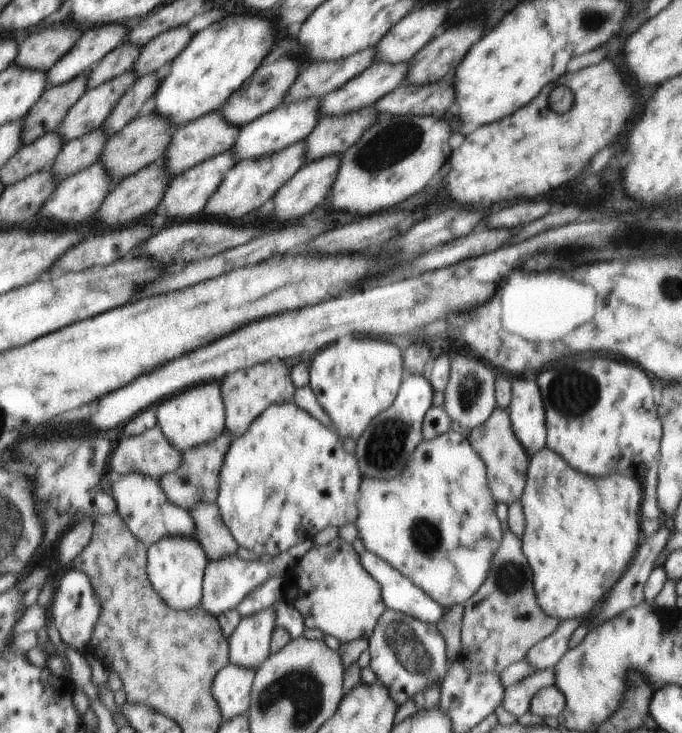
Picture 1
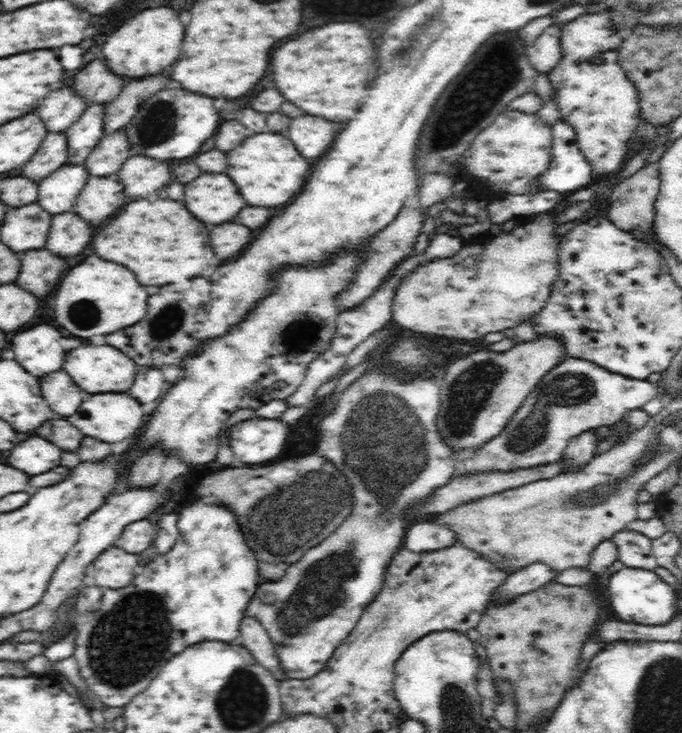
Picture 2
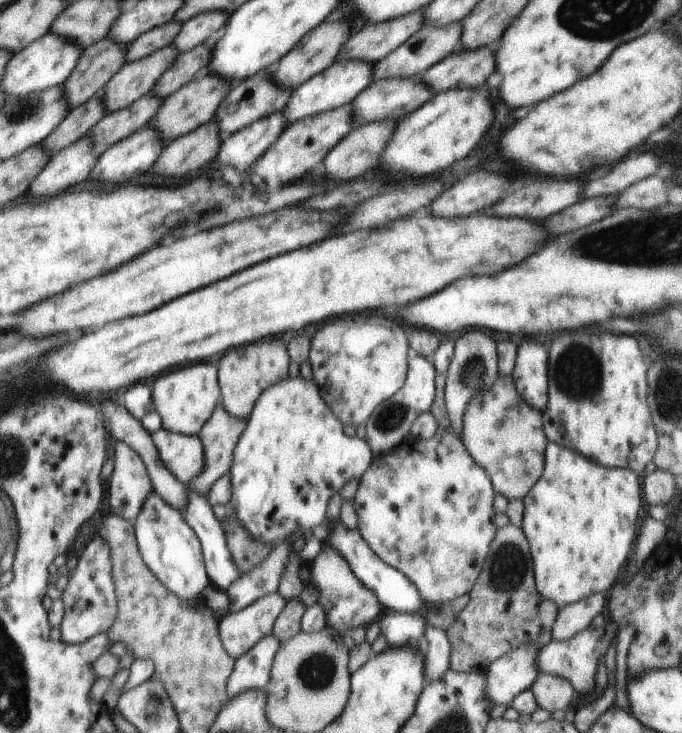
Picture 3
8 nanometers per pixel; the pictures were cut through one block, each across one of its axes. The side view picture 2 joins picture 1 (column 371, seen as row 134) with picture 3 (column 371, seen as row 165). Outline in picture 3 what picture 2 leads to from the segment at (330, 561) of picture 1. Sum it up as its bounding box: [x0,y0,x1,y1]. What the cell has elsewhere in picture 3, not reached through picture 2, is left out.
[308,543,384,630]

